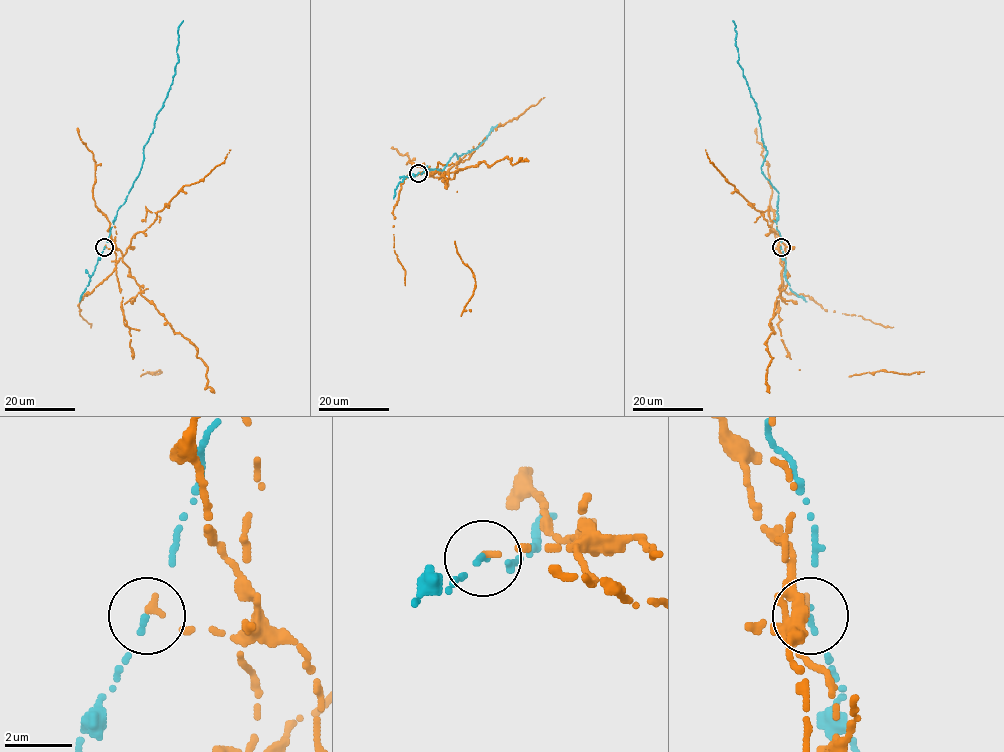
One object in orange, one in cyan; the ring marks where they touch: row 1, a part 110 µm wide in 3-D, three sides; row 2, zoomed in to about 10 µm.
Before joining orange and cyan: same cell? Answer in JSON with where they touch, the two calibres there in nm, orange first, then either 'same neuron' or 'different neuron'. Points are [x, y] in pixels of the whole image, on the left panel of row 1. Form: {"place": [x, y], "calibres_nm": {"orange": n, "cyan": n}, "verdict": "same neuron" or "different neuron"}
{"place": [104, 247], "calibres_nm": {"orange": 180, "cyan": 160}, "verdict": "different neuron"}

